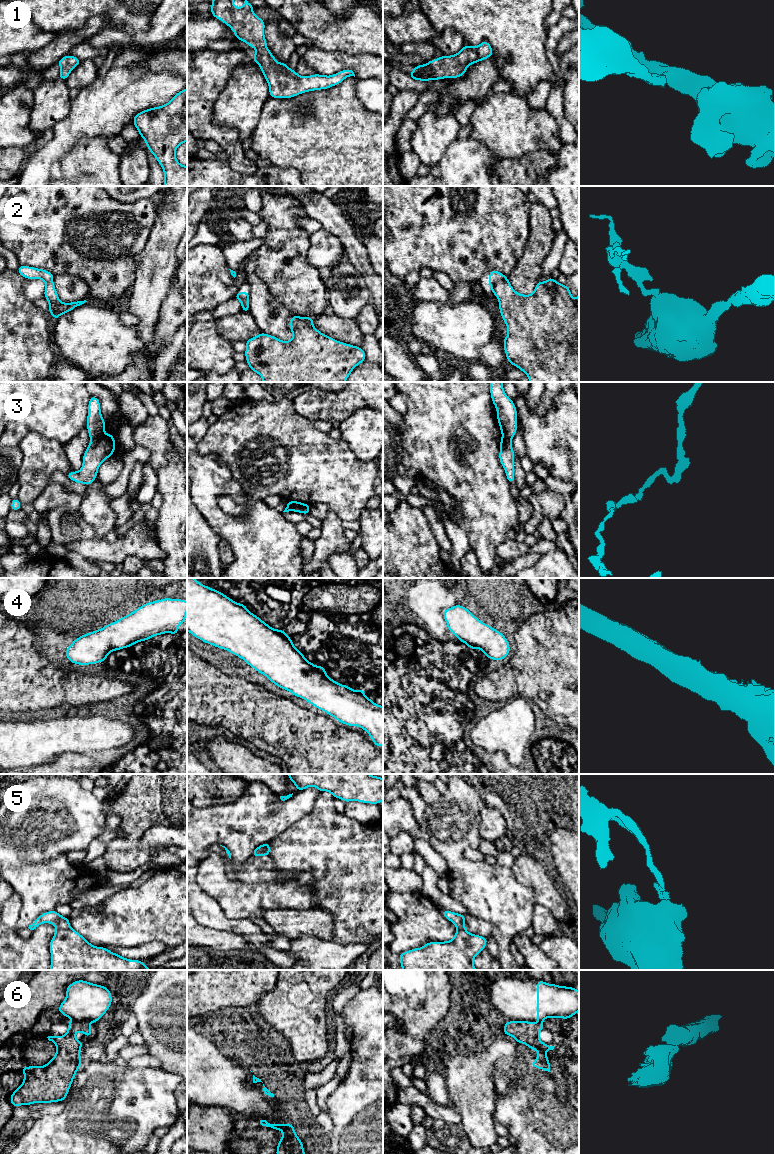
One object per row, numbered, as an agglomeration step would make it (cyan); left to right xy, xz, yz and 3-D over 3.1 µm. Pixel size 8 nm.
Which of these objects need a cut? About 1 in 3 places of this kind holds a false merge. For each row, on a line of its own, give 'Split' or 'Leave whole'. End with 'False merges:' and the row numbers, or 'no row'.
1: Leave whole
2: Split
3: Split
4: Leave whole
5: Split
6: Split
False merges: 2, 3, 5, 6

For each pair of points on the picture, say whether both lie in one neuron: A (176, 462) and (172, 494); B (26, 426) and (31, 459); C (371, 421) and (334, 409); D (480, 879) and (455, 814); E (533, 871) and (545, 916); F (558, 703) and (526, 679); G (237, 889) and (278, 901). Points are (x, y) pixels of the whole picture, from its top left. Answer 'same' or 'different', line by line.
A: same
B: different
C: different
D: same
E: different
F: same
G: same

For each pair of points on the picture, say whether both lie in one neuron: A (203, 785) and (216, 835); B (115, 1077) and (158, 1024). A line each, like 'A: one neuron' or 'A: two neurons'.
A: two neurons
B: two neurons

